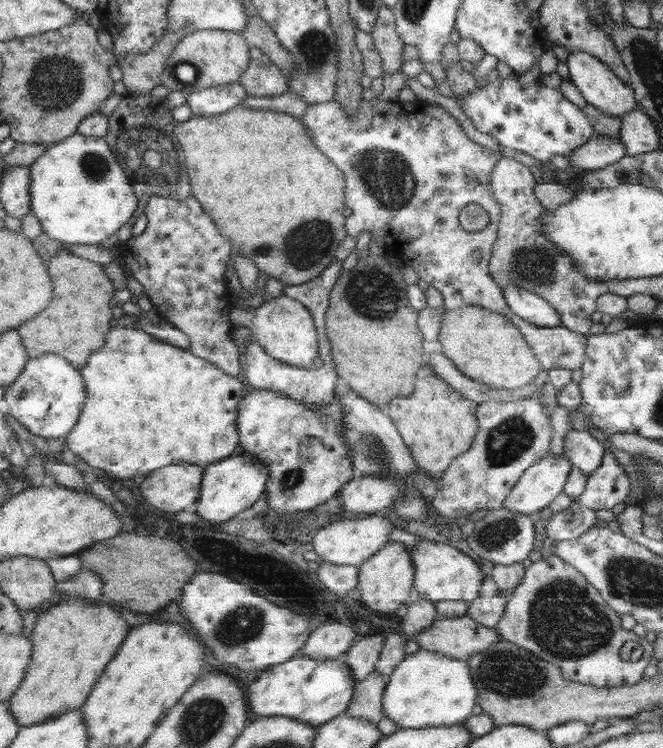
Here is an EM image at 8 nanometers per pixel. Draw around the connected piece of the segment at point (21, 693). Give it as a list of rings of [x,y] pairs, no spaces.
[[[61,598],[61,603],[50,606],[44,612],[39,612],[29,637],[34,644],[33,660],[26,670],[24,681],[9,700],[13,716],[23,727],[41,724],[53,718],[59,718],[62,714],[67,714],[76,708],[82,708],[109,666],[109,662],[117,656],[123,640],[127,638],[127,622],[123,620],[119,610],[103,602],[96,604],[89,600]]]

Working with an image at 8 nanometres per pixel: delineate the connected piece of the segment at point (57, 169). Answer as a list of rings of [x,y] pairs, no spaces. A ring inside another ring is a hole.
[[[72,134],[52,144],[30,169],[32,213],[40,218],[44,232],[63,243],[111,243],[115,232],[135,216],[140,205],[133,184],[106,137]]]

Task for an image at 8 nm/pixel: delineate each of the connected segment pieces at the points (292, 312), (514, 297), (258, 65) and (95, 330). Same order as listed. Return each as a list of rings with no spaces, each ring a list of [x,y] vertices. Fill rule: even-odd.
[[[285,294],[263,302],[255,312],[236,310],[237,325],[246,323],[252,330],[252,338],[265,349],[273,358],[286,362],[291,366],[311,369],[315,358],[319,356],[319,340],[315,319],[303,302]]]
[[[503,285],[500,289],[509,310],[520,320],[537,327],[561,326],[559,314],[537,294],[513,285]]]
[[[252,48],[249,69],[240,84],[251,96],[274,97],[289,91],[288,76],[259,48]]]
[[[62,249],[47,262],[54,288],[54,297],[47,310],[43,310],[31,322],[18,328],[30,358],[44,354],[59,354],[73,366],[82,369],[93,352],[105,346],[111,330],[115,286],[105,274],[102,264],[69,253]]]

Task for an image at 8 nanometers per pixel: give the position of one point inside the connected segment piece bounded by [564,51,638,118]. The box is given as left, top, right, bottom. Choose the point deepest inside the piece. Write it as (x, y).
(599, 87)

